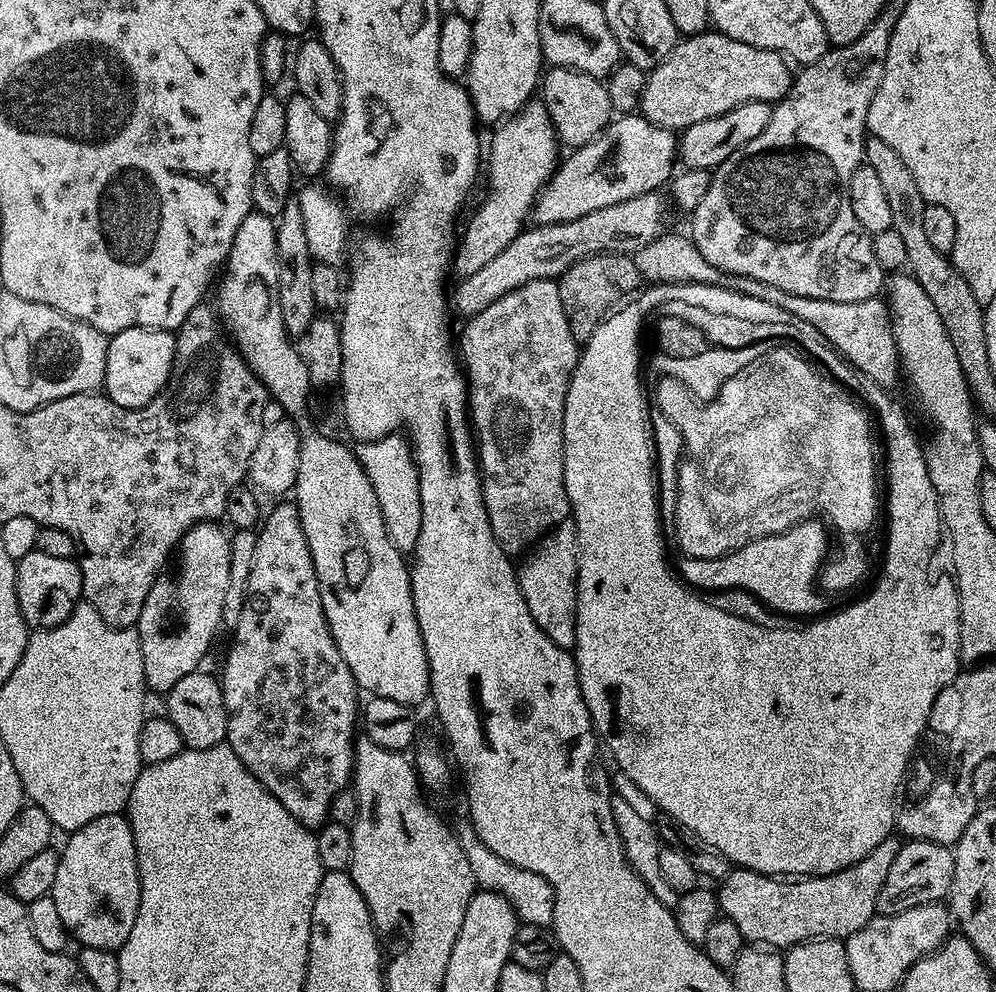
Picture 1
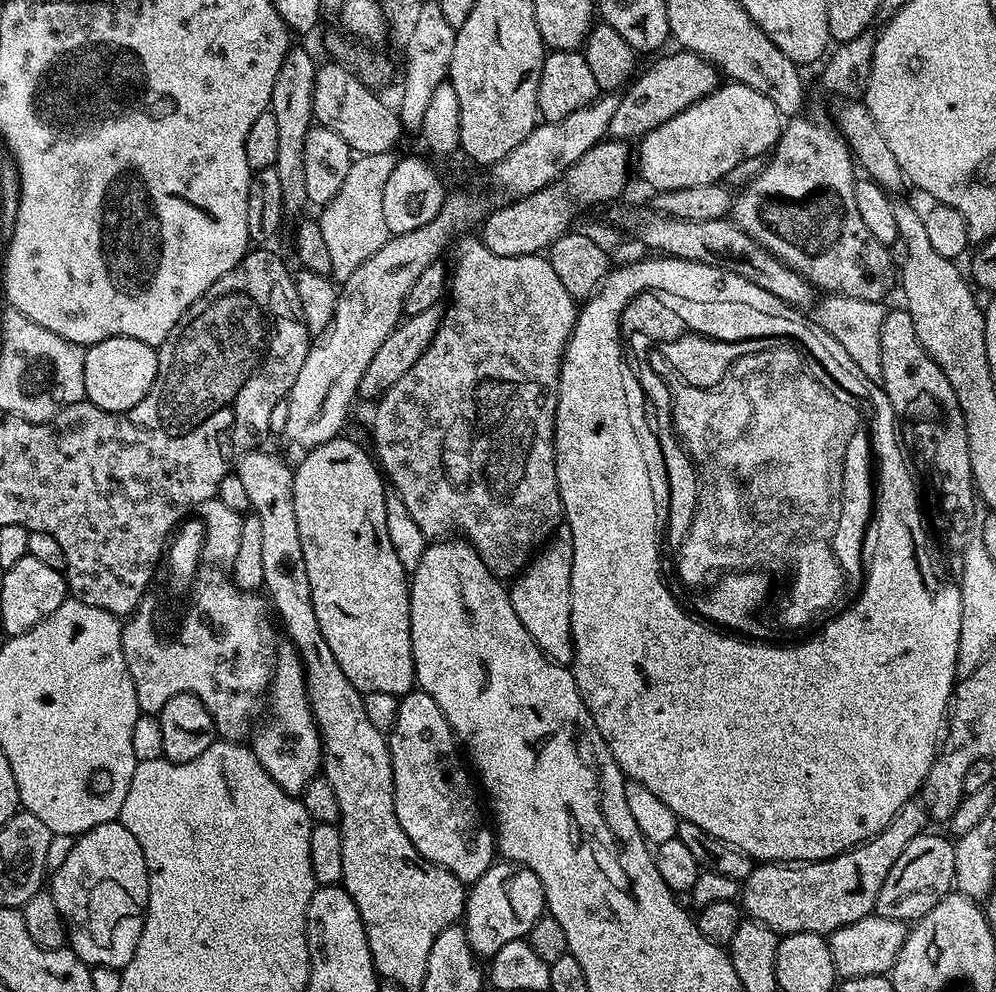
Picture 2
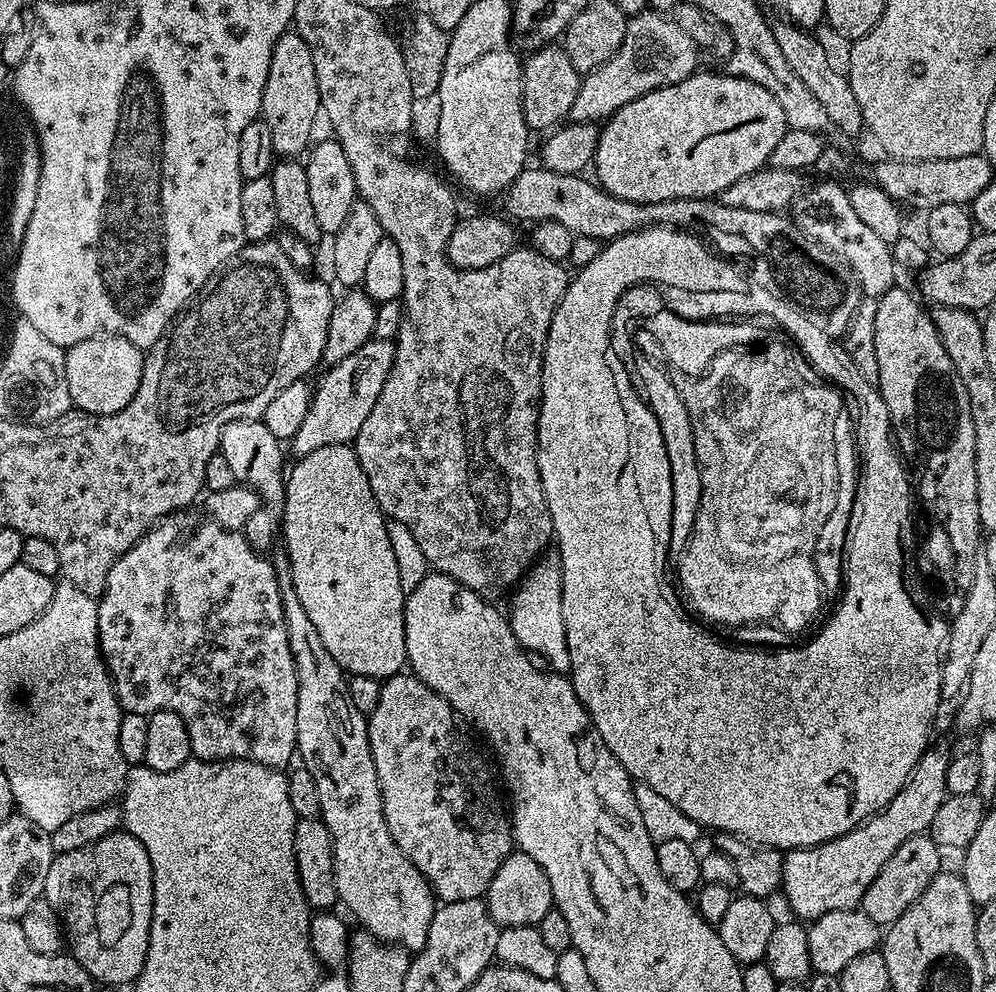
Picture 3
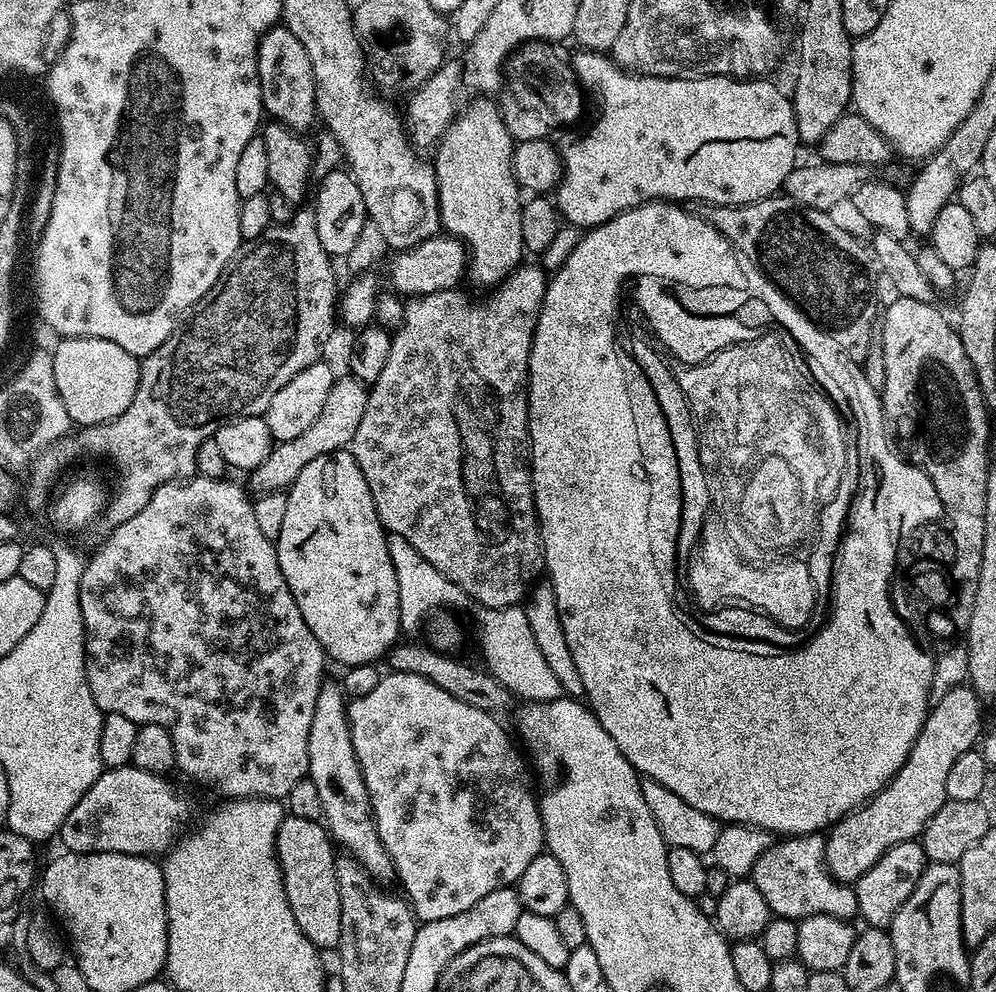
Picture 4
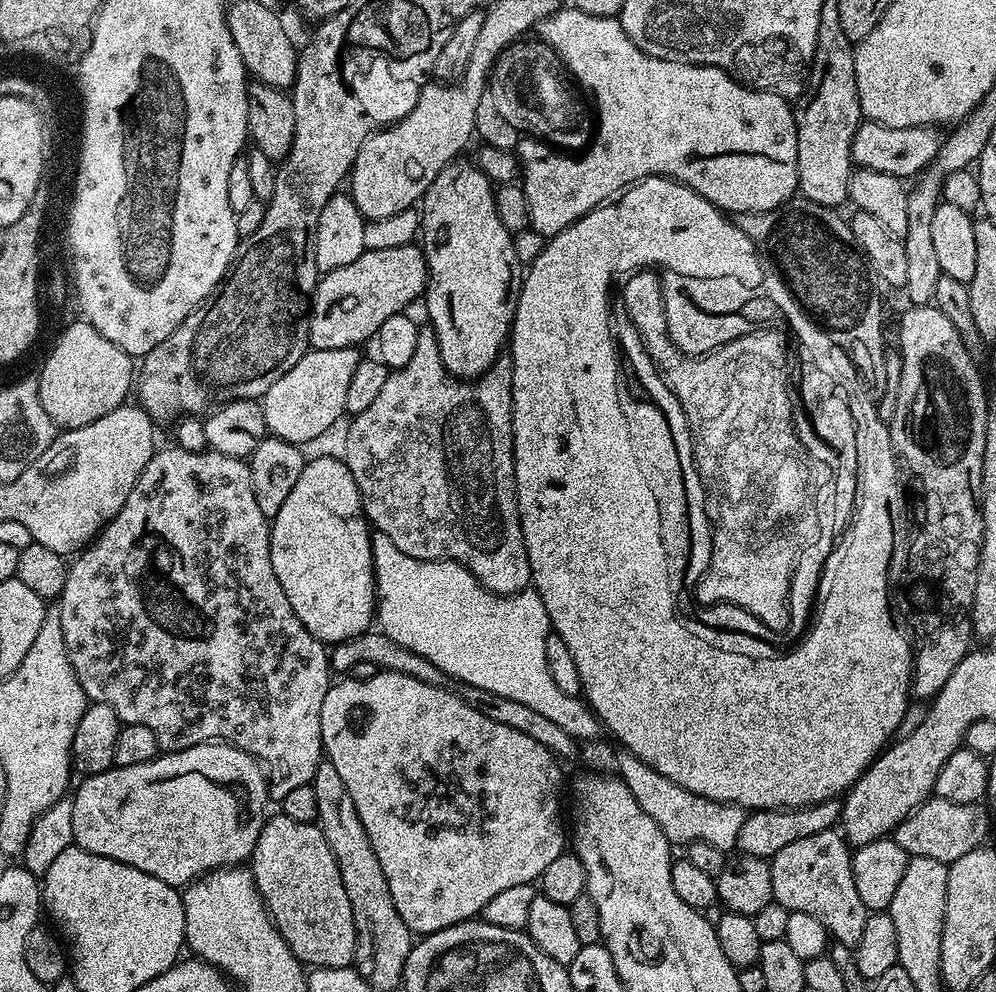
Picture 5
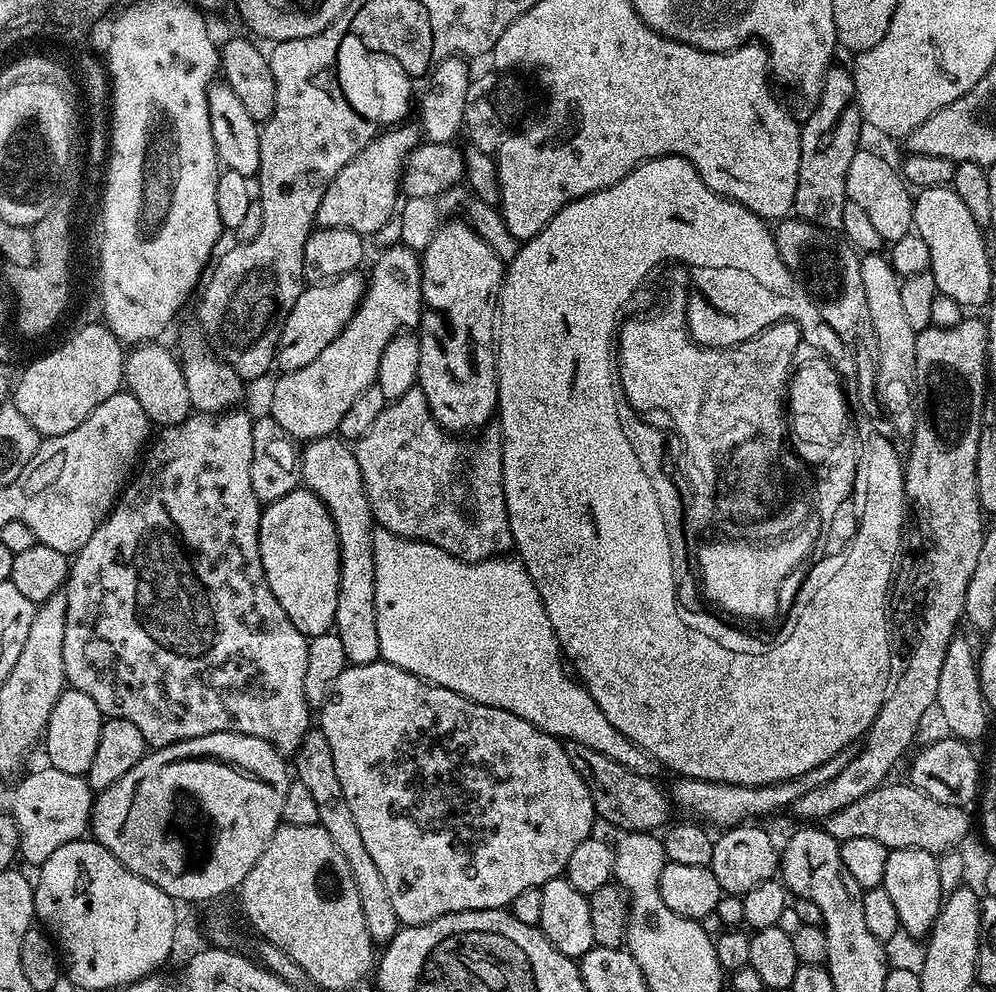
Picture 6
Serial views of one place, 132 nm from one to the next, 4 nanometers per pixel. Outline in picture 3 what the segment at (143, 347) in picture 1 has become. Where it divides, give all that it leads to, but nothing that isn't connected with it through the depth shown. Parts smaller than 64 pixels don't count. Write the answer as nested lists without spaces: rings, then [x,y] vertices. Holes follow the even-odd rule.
[[[93,336],[91,340],[83,340],[82,343],[67,349],[64,353],[64,361],[66,362],[66,386],[70,386],[70,398],[72,399],[73,405],[81,412],[92,412],[96,416],[109,416],[125,408],[132,401],[137,390],[140,389],[140,380],[144,376],[144,357],[145,353],[132,345],[124,336]]]

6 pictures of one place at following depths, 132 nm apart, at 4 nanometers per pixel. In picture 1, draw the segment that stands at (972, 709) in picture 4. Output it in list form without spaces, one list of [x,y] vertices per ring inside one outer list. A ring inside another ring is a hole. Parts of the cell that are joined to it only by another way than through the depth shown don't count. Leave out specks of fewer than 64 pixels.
[[[895,835],[886,837],[862,862],[854,862],[854,866],[846,866],[846,870],[838,870],[825,876],[805,876],[803,878],[777,878],[763,876],[749,868],[733,867],[727,878],[719,881],[718,899],[723,919],[734,922],[738,930],[742,930],[745,941],[756,946],[767,946],[773,950],[787,950],[795,944],[804,944],[807,940],[847,940],[866,922],[877,915],[876,903],[882,890],[882,882],[886,882],[886,874],[890,874],[890,866],[894,858],[898,858],[901,841]]]

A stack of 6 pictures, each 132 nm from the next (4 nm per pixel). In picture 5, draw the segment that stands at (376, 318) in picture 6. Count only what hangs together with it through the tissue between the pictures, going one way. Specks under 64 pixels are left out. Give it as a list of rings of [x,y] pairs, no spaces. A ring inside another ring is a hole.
[[[312,348],[305,352],[302,358],[298,358],[298,362],[294,362],[294,366],[290,366],[290,370],[286,370],[286,374],[282,374],[282,378],[278,378],[278,382],[274,382],[274,386],[270,386],[270,390],[266,390],[262,398],[269,433],[291,444],[305,446],[304,444],[310,443],[311,440],[318,439],[323,432],[330,431],[339,422],[340,415],[345,415],[346,390],[350,390],[350,378],[362,359],[361,353],[358,353],[356,348]]]

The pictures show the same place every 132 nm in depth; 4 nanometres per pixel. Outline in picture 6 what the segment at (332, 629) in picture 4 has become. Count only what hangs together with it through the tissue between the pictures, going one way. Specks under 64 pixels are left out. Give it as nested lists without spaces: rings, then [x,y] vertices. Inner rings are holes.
[[[308,487],[296,488],[260,513],[260,557],[286,618],[306,637],[329,631],[335,622],[339,592],[339,536],[323,501]]]

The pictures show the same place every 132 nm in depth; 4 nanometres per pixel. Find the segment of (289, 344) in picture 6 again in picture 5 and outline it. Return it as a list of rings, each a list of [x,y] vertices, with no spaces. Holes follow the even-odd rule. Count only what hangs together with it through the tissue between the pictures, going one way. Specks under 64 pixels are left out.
[[[415,243],[406,246],[394,246],[391,250],[366,250],[358,258],[354,258],[354,262],[350,262],[350,266],[338,266],[338,270],[330,270],[323,273],[319,277],[316,290],[312,294],[310,301],[310,311],[308,314],[308,342],[312,348],[321,348],[322,350],[338,350],[339,348],[356,348],[360,346],[363,340],[371,341],[376,335],[378,326],[382,326],[382,322],[386,322],[386,318],[390,318],[394,314],[404,312],[407,304],[412,304],[421,299],[422,293],[428,282],[428,263],[424,260],[423,247],[417,246]]]

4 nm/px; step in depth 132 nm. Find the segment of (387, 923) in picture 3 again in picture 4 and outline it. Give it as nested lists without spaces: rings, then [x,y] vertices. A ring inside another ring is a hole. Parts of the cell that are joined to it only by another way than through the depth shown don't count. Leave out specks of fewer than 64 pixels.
[[[325,682],[320,688],[318,702],[314,706],[314,722],[310,722],[310,762],[307,779],[318,786],[322,798],[322,820],[328,835],[347,855],[361,864],[377,882],[392,880],[392,859],[378,838],[374,814],[370,806],[370,794],[364,785],[362,770],[354,754],[354,742],[348,725],[349,701],[339,683]]]

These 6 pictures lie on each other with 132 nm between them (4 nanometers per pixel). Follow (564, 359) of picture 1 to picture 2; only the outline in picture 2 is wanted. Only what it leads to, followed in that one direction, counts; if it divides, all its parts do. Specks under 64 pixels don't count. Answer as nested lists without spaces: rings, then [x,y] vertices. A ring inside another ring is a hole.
[[[472,234],[461,235],[455,241],[455,248],[456,265],[451,265],[450,268],[448,309],[443,309],[438,330],[422,358],[418,358],[418,362],[414,362],[414,366],[410,366],[410,370],[406,370],[406,374],[402,374],[402,378],[398,378],[398,382],[391,384],[384,395],[375,401],[371,447],[374,449],[374,459],[391,491],[402,498],[406,510],[410,510],[410,518],[418,522],[418,530],[422,530],[424,536],[444,538],[449,534],[459,534],[471,544],[482,562],[486,562],[493,576],[512,578],[528,567],[529,560],[561,527],[564,520],[564,507],[556,477],[556,393],[560,391],[560,363],[564,357],[564,347],[572,337],[572,327],[576,325],[578,304],[566,286],[562,286],[562,278],[554,274],[554,266],[550,266],[547,255],[499,256],[484,247]]]

